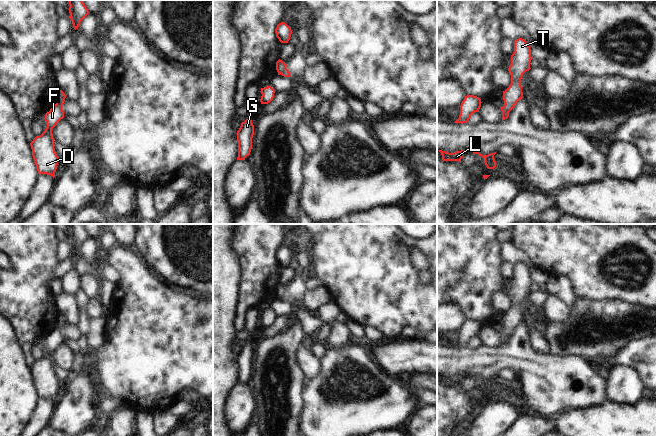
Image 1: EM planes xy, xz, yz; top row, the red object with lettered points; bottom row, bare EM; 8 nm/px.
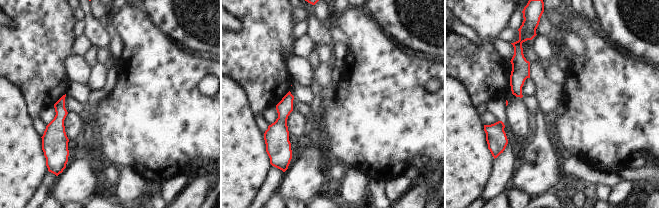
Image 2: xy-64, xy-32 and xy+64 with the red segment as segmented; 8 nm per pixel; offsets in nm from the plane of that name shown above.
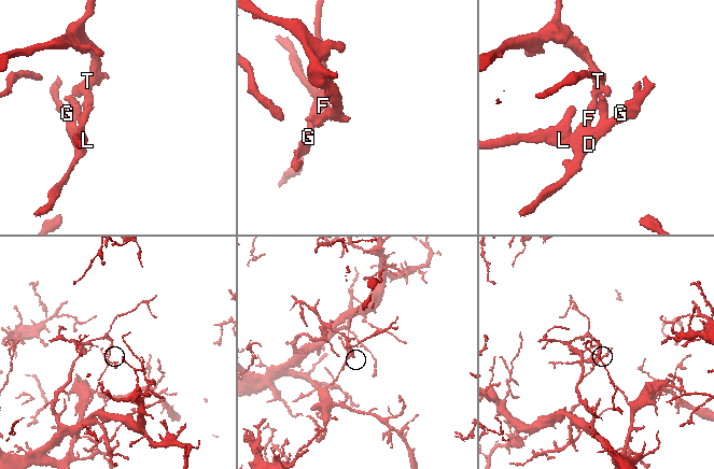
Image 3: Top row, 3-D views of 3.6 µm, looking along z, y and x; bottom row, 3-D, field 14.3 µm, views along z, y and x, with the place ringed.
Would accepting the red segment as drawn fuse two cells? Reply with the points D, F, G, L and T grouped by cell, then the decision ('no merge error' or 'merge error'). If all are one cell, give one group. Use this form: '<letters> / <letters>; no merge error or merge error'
D F G L / T; merge error

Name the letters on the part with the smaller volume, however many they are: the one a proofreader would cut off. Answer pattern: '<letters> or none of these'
D, F, G, L.

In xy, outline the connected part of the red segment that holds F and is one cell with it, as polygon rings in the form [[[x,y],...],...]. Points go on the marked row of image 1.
[[[56,103],[44,116],[47,127],[40,136],[34,138],[30,146],[38,174],[47,174],[54,178],[58,165],[58,156],[54,148],[55,140],[52,129],[64,118],[64,111]]]

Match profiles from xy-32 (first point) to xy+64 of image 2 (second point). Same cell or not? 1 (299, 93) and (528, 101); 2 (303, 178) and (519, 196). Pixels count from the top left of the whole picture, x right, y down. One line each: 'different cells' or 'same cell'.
1: same cell
2: different cells

